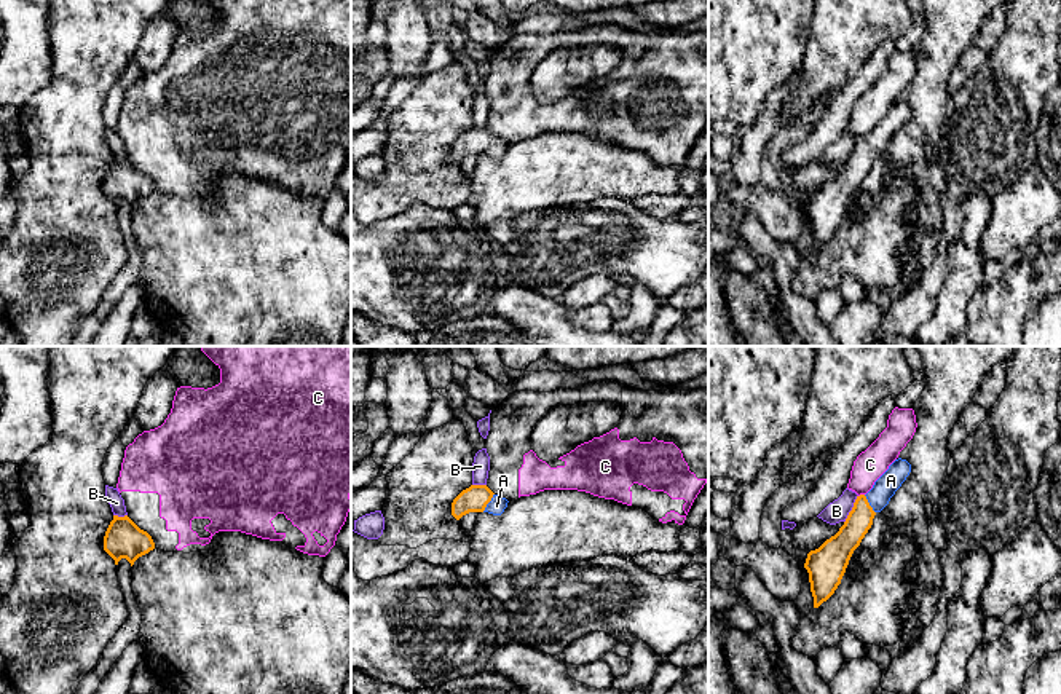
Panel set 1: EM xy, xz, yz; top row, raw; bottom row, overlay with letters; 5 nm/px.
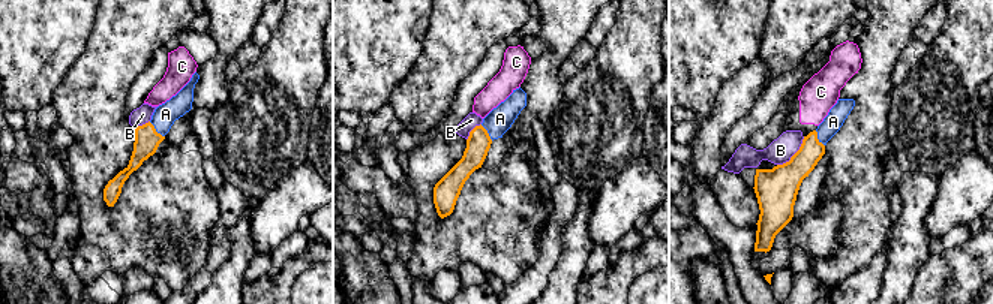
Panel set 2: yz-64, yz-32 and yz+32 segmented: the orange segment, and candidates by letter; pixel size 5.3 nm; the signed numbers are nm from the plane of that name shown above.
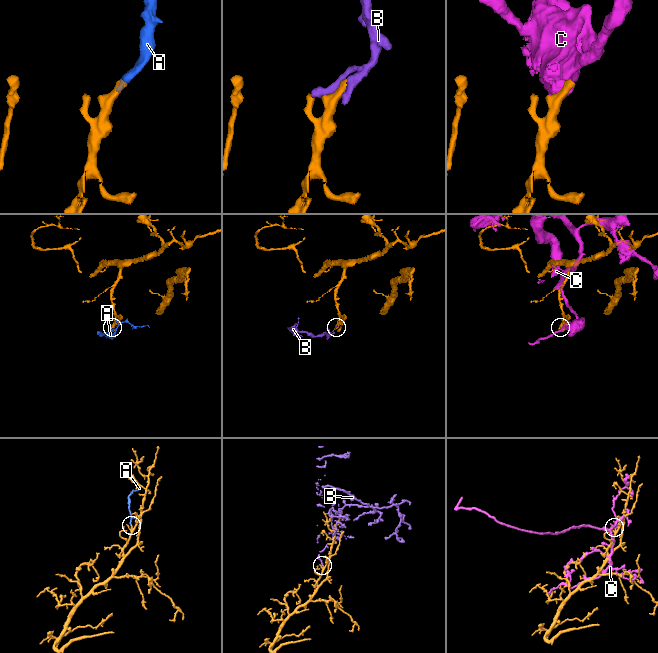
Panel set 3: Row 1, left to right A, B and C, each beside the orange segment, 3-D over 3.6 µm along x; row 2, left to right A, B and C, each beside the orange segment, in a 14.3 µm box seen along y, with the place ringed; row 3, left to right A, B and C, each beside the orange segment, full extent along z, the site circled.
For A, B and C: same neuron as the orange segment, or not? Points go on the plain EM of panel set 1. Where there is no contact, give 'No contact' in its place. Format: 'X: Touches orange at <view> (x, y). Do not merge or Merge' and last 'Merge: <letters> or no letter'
A: Touches orange at xz (489, 144). Merge
B: Touches orange at yz (852, 152). Do not merge
C: Touches orange at yz (860, 138). Do not merge
Merge: A

